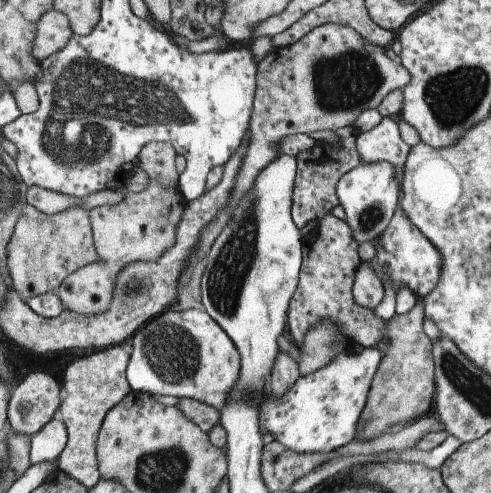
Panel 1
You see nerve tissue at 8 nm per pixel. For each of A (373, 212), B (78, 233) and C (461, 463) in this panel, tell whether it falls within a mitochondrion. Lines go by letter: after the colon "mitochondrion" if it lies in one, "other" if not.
A: mitochondrion
B: other
C: other

